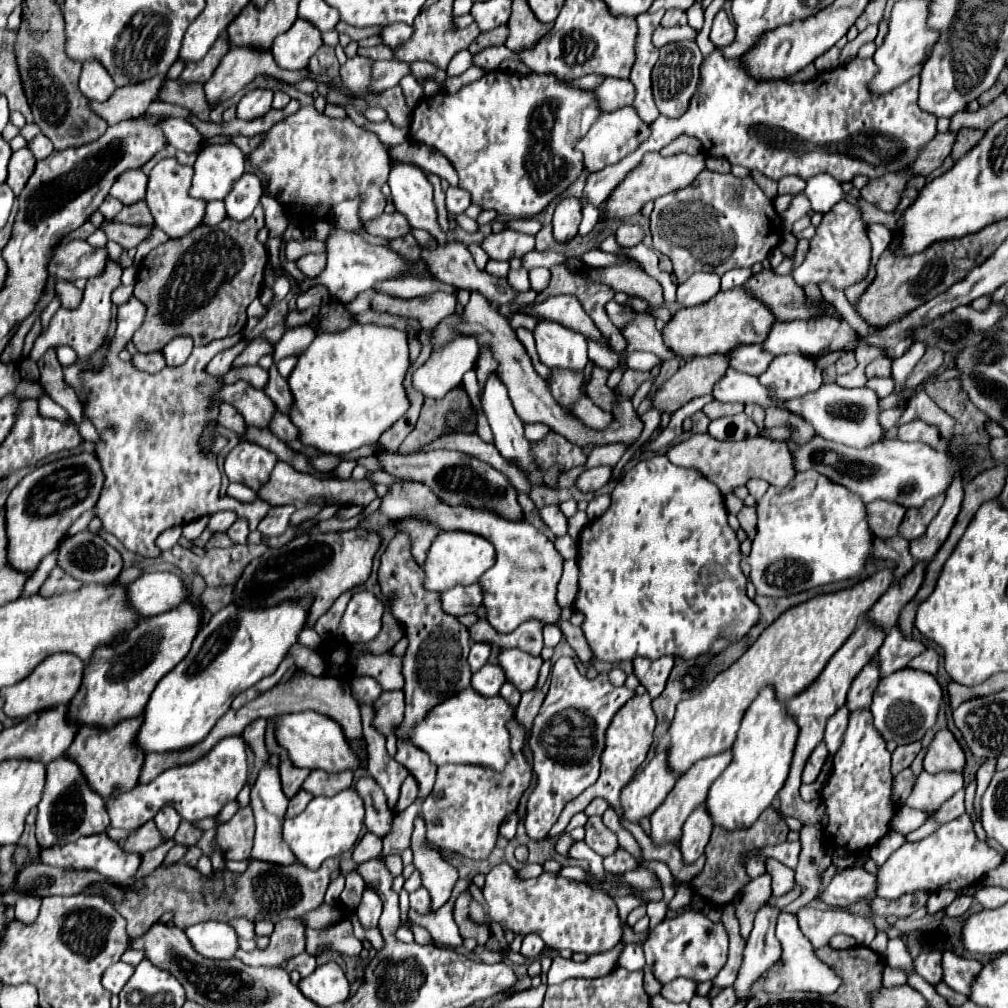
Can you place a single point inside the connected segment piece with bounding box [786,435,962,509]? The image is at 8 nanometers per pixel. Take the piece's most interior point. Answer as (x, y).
(905, 473)

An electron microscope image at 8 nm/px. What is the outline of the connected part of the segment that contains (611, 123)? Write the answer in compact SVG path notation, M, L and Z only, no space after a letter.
M622 107L618 111L600 115L590 131L576 143L576 147L584 153L584 167L588 169L588 173L596 173L608 165L618 163L618 159L624 159L630 151L634 151L634 147L638 147L638 143L642 143L642 139L646 139L648 133L648 125L642 127L638 113L632 107Z

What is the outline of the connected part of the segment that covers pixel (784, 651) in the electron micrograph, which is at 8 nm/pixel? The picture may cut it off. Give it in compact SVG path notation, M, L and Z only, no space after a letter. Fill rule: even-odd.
M882 569L862 583L836 593L816 595L800 605L784 611L774 623L760 633L760 637L746 649L746 653L726 671L722 671L702 693L678 703L676 717L670 725L670 767L682 775L692 763L722 753L732 747L742 715L756 699L758 691L766 685L774 685L776 697L786 701L802 693L826 667L830 657L842 647L842 643L854 633L858 619L870 611L870 607L884 595L894 583L894 571Z

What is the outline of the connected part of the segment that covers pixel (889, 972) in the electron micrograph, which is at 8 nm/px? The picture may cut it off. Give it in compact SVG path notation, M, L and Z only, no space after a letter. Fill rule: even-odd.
M884 967L884 983L888 987L898 987L908 983L908 973L904 969L894 969L894 967Z

